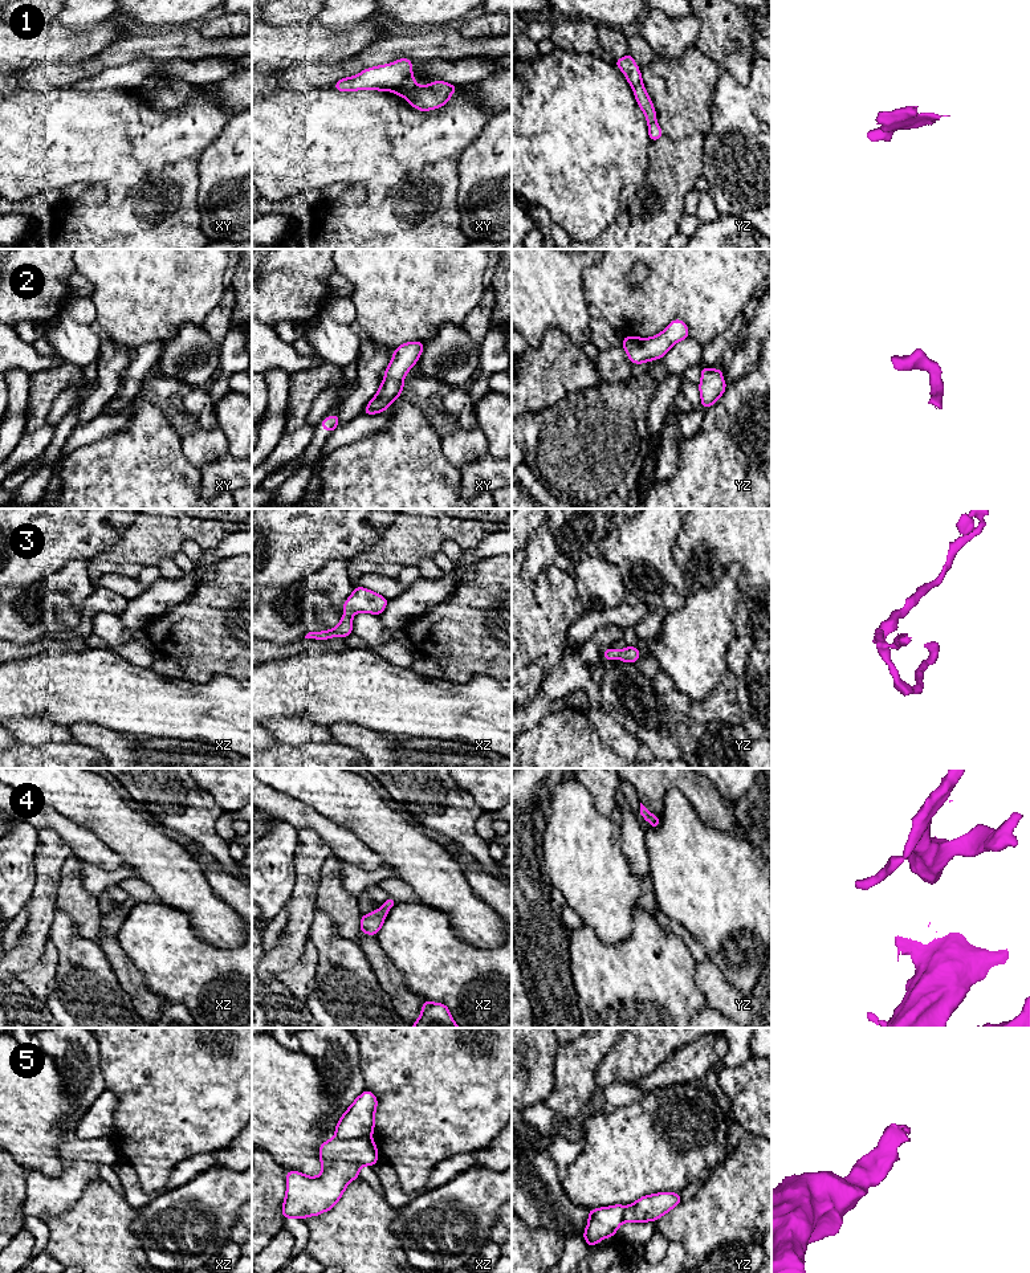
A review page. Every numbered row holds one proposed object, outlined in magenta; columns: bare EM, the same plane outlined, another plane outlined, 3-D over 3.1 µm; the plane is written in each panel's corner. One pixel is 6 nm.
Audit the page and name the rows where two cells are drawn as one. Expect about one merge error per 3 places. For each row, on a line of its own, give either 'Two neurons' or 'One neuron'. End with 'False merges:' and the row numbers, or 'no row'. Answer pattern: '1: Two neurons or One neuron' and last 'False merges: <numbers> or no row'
1: One neuron
2: One neuron
3: One neuron
4: One neuron
5: Two neurons
False merges: 5

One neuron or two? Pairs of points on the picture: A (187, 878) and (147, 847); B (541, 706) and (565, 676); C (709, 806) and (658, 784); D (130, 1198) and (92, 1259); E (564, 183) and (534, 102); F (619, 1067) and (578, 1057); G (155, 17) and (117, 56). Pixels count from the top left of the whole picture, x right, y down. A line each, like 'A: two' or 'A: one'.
A: one
B: one
C: one
D: two
E: one
F: two
G: two

